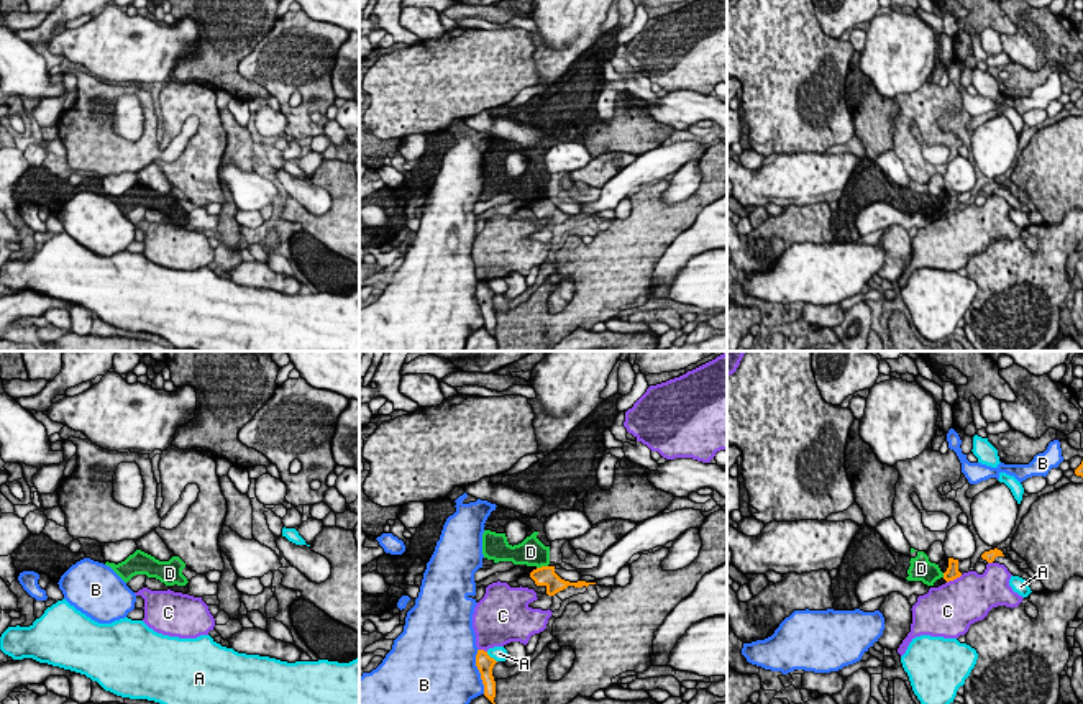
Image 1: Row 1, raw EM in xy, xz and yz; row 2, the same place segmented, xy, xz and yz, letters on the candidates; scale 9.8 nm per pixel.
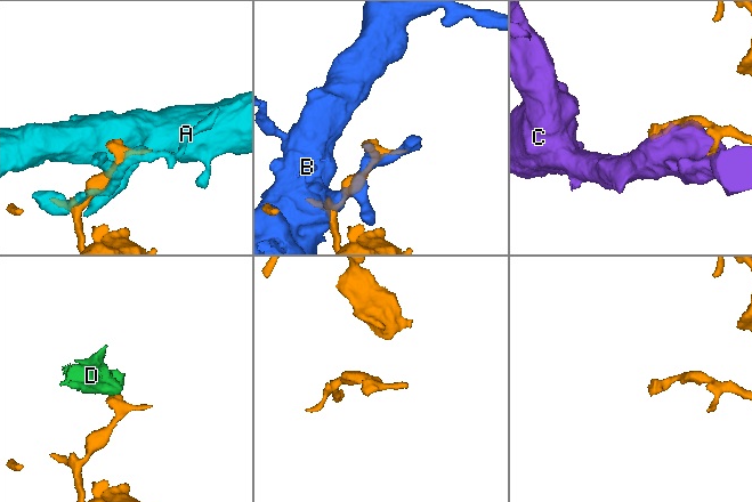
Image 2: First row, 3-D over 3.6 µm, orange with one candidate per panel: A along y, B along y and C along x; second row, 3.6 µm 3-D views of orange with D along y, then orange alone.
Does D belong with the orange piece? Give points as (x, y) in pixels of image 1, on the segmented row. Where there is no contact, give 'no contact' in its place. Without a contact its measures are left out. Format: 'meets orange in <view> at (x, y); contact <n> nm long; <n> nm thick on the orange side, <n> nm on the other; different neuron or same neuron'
meets orange in xz at (542, 566); contact 120 nm long; 190 nm thick on the orange side, 280 nm on the other; different neuron

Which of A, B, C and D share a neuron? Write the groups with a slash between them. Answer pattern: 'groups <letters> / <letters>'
groups A / B / C / D

